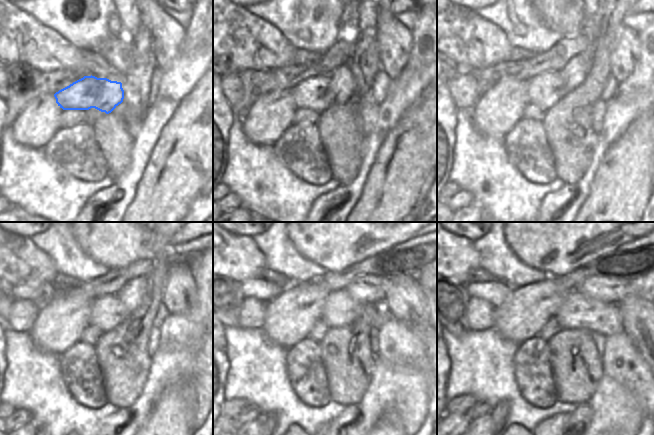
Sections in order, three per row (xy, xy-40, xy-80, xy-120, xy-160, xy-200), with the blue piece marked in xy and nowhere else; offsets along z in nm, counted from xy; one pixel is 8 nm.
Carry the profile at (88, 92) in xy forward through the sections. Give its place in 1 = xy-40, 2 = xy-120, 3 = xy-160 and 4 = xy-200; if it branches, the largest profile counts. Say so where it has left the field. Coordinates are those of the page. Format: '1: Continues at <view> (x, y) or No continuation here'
1: Continues at xy-40 (317, 93)
2: Continues at xy-120 (104, 314)
3: Continues at xy-160 (332, 313)
4: Continues at xy-200 (560, 316).

